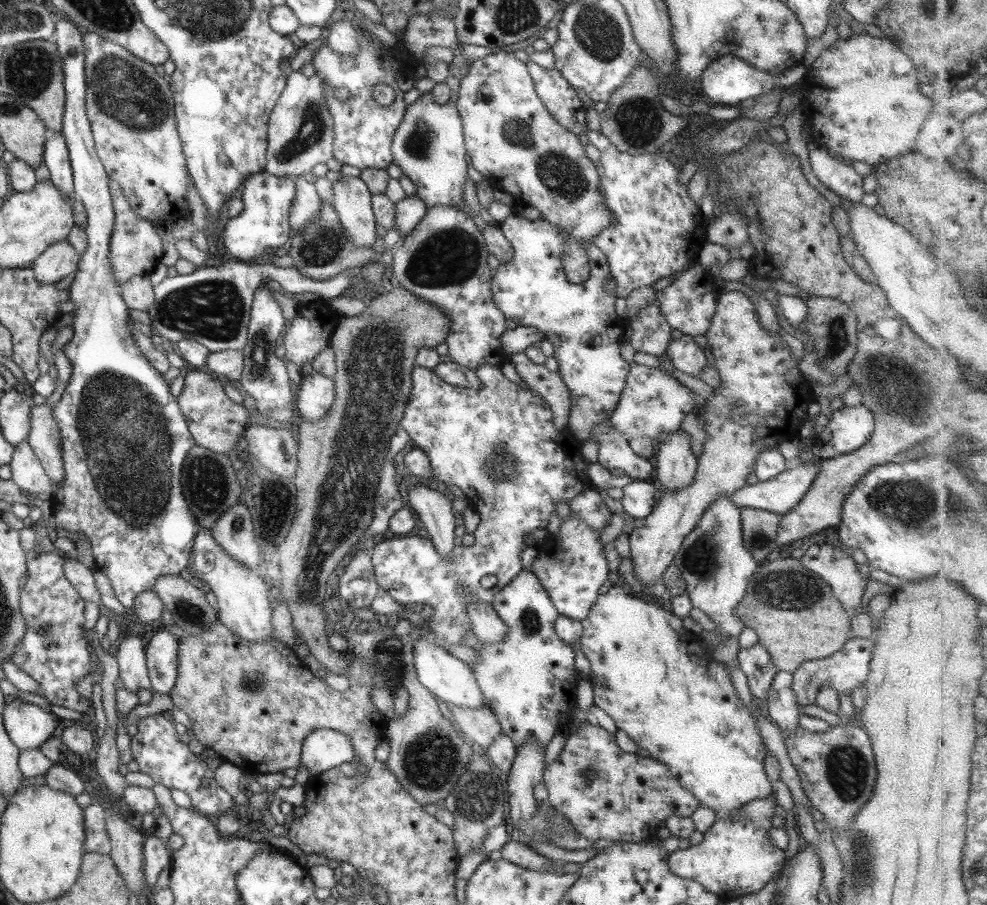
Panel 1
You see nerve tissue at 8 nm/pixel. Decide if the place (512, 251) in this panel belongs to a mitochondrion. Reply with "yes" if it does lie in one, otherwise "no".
no

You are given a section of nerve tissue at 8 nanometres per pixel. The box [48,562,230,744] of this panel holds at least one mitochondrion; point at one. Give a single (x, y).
(192, 614)

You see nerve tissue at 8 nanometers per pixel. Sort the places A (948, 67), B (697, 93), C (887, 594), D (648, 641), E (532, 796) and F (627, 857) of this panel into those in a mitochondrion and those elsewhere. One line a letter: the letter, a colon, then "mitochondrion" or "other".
A: other
B: other
C: other
D: other
E: other
F: other

